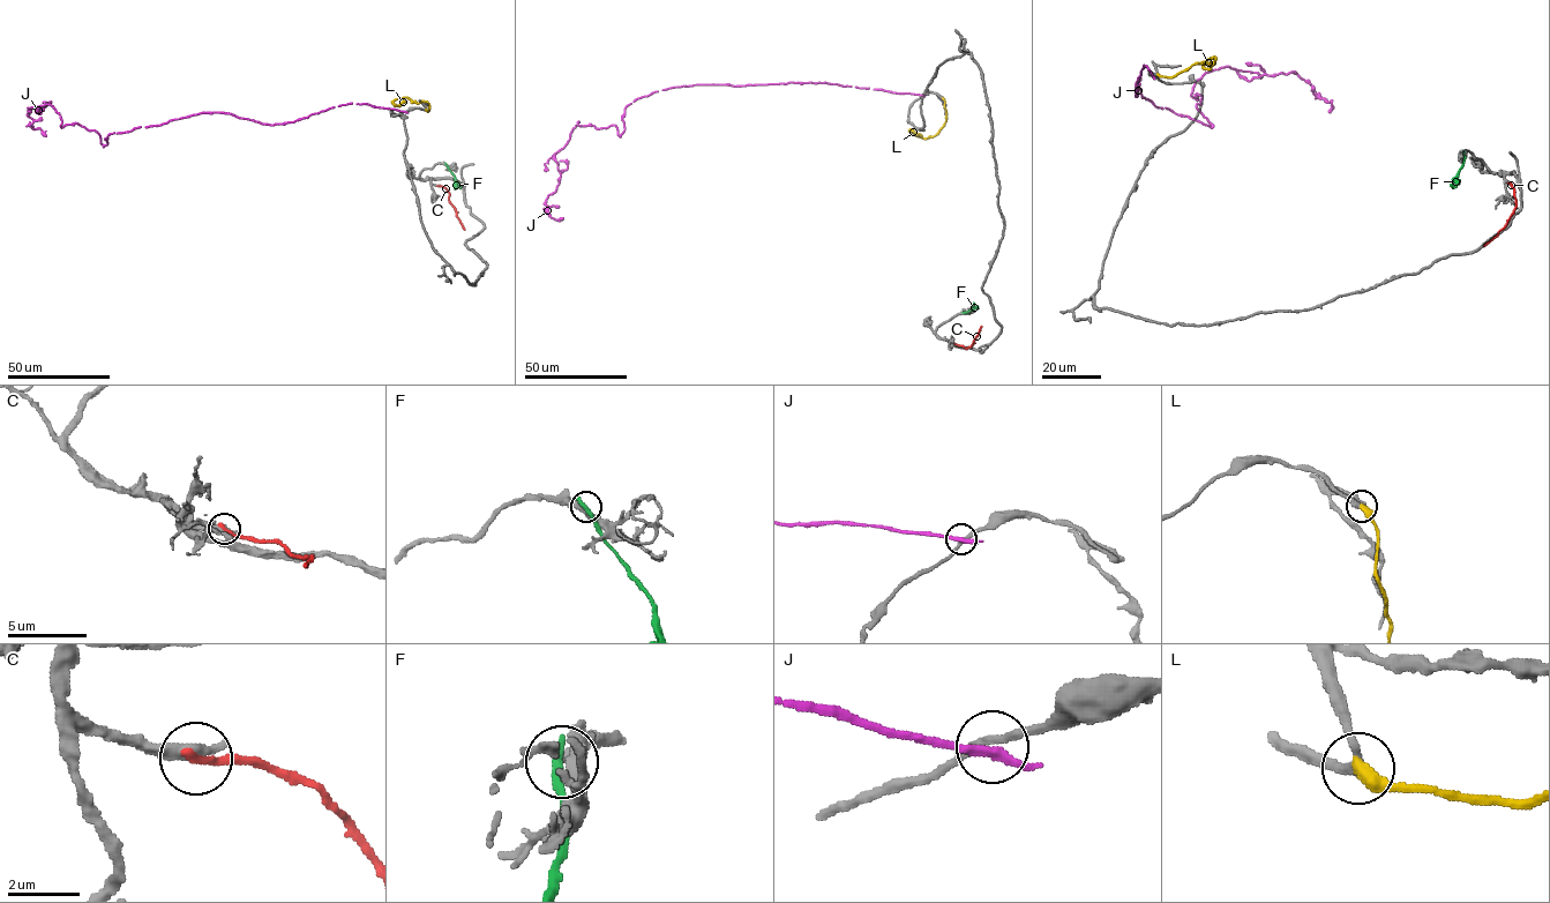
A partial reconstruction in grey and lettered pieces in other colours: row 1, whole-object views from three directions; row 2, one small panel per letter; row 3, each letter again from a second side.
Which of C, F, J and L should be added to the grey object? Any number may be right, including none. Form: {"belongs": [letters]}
{"belongs": []}

